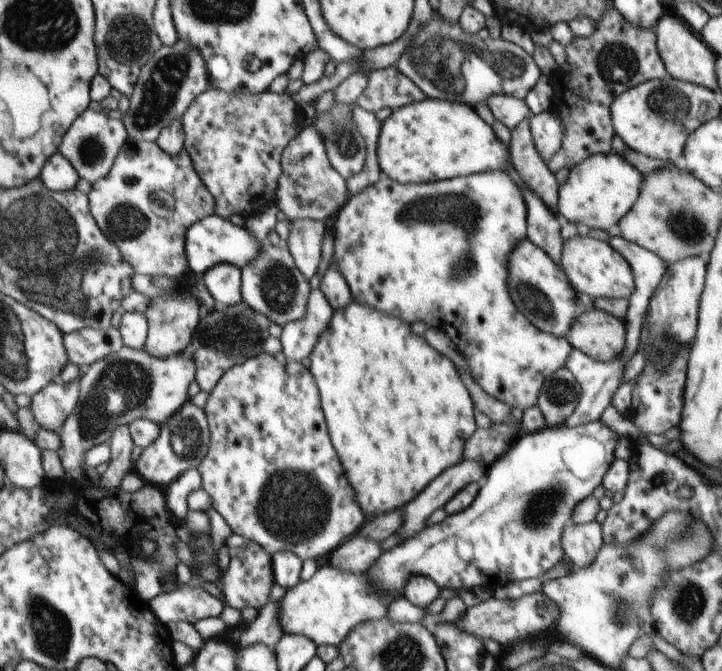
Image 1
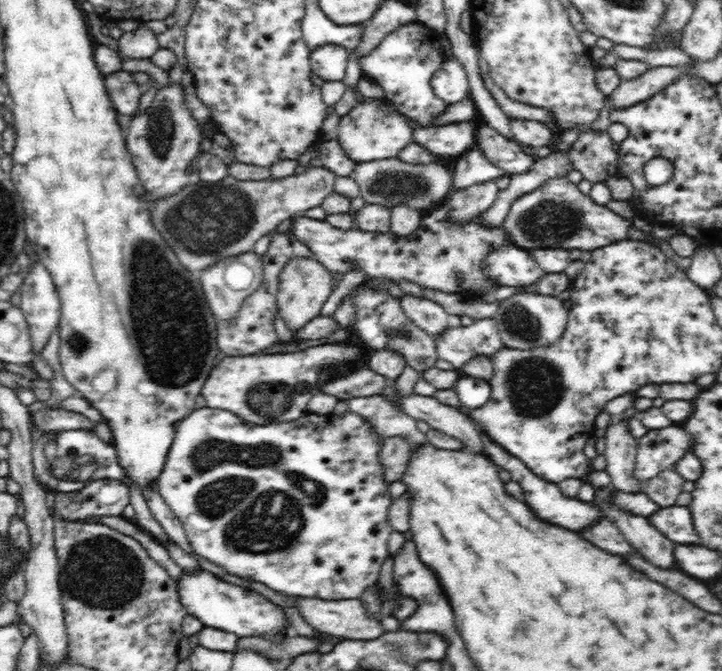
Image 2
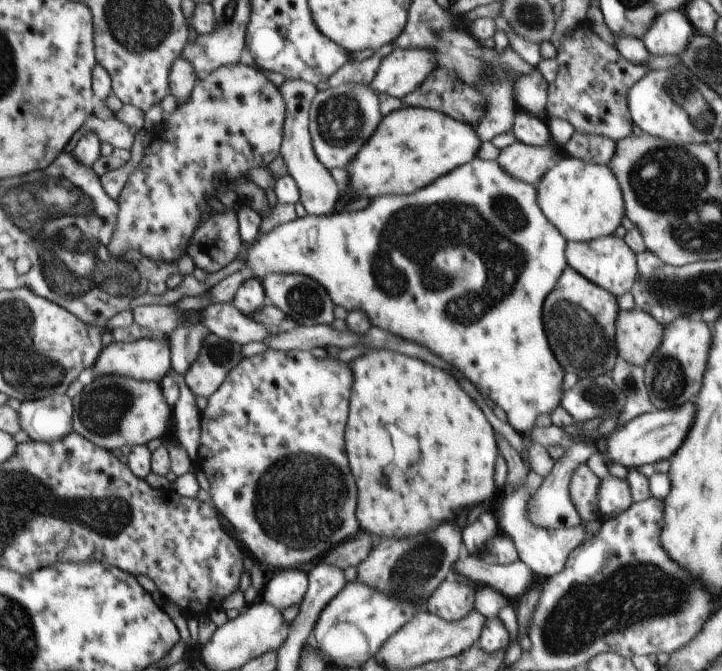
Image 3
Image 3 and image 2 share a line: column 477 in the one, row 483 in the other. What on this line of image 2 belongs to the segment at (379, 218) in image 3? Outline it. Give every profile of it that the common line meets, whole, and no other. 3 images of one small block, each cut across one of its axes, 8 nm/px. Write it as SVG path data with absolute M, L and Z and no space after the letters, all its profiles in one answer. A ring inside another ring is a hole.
M198 408L177 425L172 447L157 484L162 499L183 524L188 542L196 556L219 565L234 576L262 582L268 588L288 596L324 600L360 599L363 592L377 582L382 564L389 556L388 539L394 531L388 518L388 507L394 500L388 495L391 482L386 482L380 465L382 443L384 438L374 434L372 426L350 411L346 411L344 415L335 415L333 412L328 415L304 412L298 420L292 422L256 425L245 422L240 415L224 409ZM306 482L314 482L316 490L306 492L302 488L306 486Z

